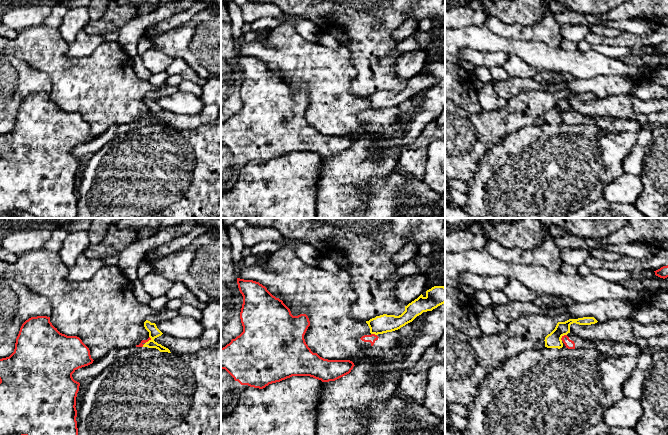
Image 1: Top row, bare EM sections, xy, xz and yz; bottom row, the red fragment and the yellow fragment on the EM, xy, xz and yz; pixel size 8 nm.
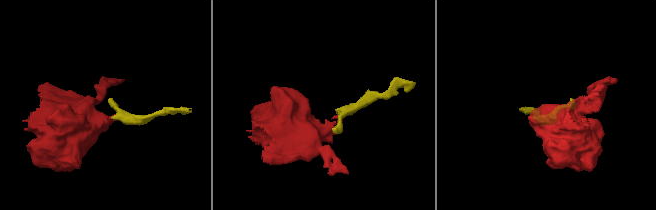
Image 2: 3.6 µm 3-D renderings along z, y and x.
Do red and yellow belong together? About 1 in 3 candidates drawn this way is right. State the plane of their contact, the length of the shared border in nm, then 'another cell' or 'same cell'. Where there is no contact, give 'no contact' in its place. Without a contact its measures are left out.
yz | 70 nm | another cell

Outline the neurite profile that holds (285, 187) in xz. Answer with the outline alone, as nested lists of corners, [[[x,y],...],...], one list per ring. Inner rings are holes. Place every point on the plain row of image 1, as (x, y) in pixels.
[[[292,152],[263,165],[249,163],[234,187],[221,195],[221,218],[317,218],[316,184],[324,158]]]

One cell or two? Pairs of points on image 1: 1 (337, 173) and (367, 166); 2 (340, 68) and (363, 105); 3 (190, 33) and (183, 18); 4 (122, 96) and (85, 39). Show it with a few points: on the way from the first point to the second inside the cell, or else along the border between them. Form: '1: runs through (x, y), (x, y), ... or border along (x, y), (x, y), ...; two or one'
1: runs through (344, 173), (351, 173), (360, 166); one
2: runs through (340, 79), (340, 88), (352, 100); one
3: border along (192, 18), (179, 26), (163, 32); two
4: border along (103, 41), (88, 55), (81, 57), (70, 56); two

